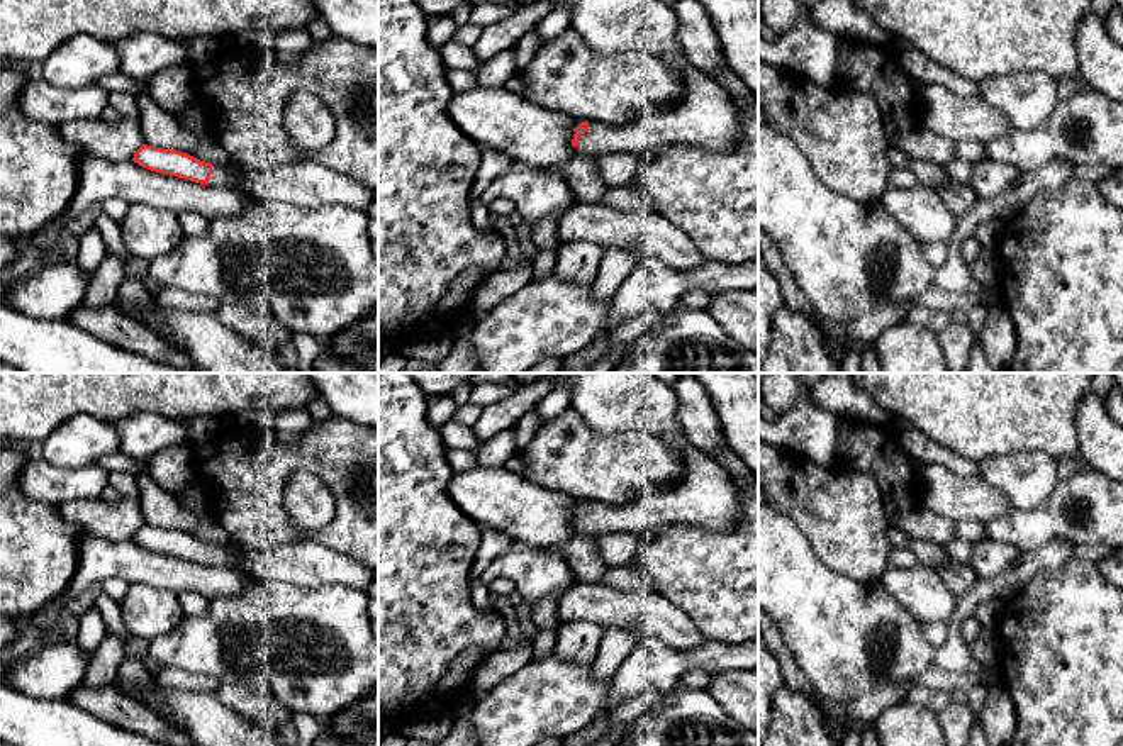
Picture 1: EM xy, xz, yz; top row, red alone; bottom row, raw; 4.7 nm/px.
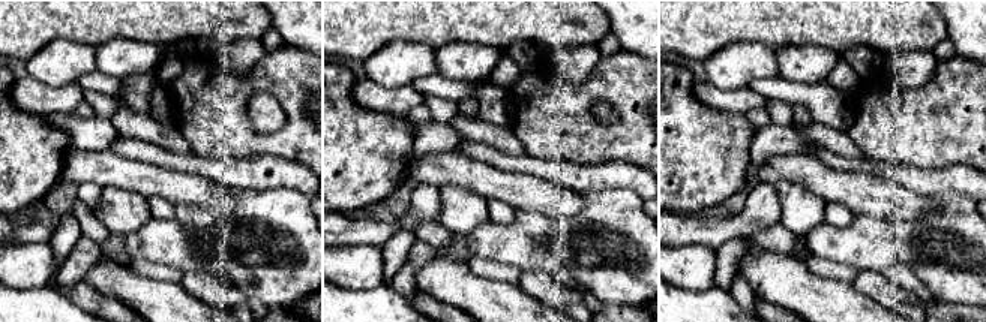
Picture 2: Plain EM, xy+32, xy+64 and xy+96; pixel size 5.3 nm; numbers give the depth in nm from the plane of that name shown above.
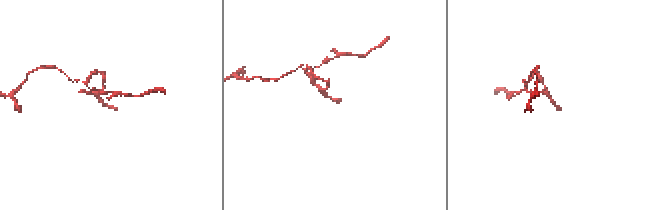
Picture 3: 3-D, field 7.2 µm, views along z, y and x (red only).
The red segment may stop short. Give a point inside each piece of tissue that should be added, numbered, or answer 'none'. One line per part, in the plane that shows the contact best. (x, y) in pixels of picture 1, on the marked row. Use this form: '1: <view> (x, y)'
1: xz (706, 117)

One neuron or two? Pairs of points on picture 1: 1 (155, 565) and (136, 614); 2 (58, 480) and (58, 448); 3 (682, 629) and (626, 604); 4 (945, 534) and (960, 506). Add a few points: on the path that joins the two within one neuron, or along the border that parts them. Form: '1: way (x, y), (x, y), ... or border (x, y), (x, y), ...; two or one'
1: border (129, 584), (168, 589), (177, 595); two
2: border (43, 458), (58, 467), (73, 468), (95, 463); two
3: way (669, 624), (640, 611); one
4: border (925, 506), (954, 523); two

